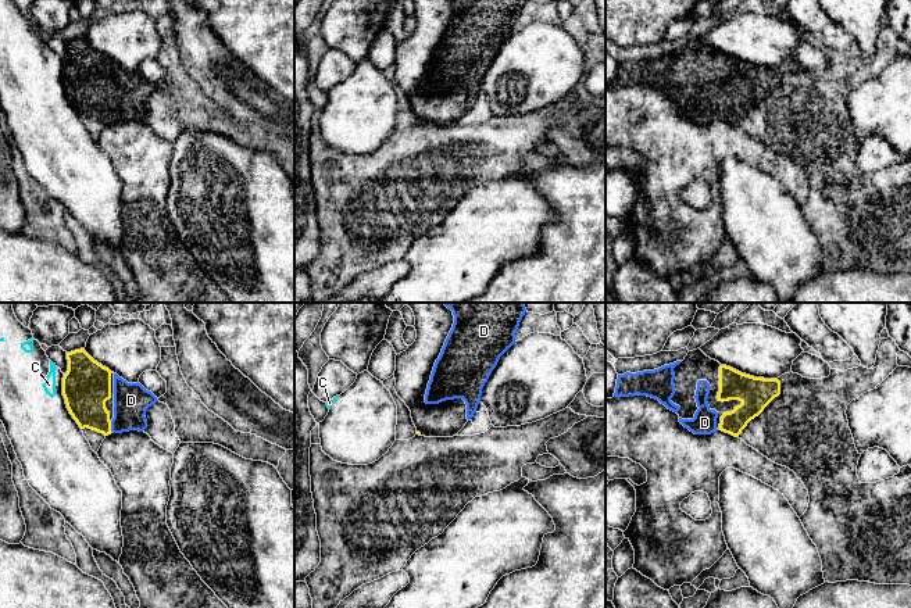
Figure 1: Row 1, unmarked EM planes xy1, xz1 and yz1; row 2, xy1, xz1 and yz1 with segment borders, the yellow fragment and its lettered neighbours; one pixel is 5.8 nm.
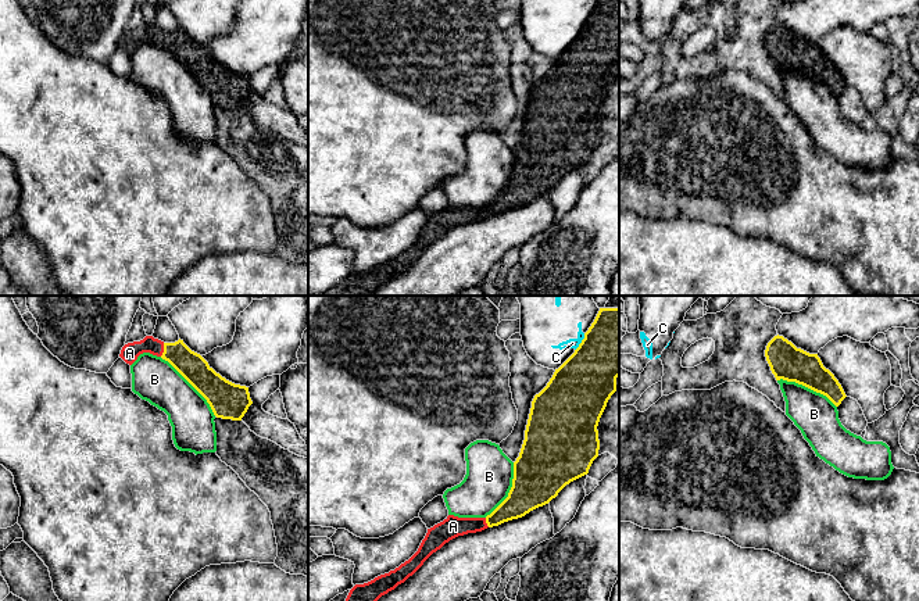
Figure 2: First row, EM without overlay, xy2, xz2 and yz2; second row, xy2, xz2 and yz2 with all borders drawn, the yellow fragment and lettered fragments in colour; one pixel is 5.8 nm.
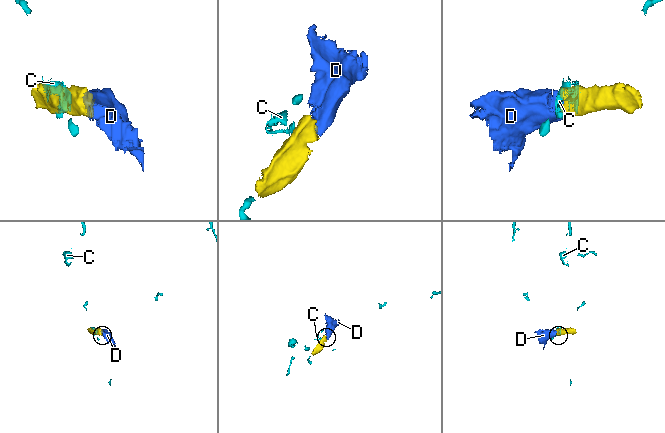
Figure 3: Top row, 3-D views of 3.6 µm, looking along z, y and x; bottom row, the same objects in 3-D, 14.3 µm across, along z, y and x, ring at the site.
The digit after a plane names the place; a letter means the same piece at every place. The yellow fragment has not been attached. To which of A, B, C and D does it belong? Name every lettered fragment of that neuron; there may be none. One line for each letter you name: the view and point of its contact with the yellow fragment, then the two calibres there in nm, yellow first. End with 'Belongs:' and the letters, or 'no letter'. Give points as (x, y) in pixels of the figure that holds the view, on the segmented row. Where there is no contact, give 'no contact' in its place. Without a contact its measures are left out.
A: meets yellow in xy2 at (164, 350); 160 nm thick on the yellow side, 110 nm on the other
D: meets yellow in xy1 at (110, 426); 260 nm thick on the yellow side, 200 nm on the other
Belongs: A, D

